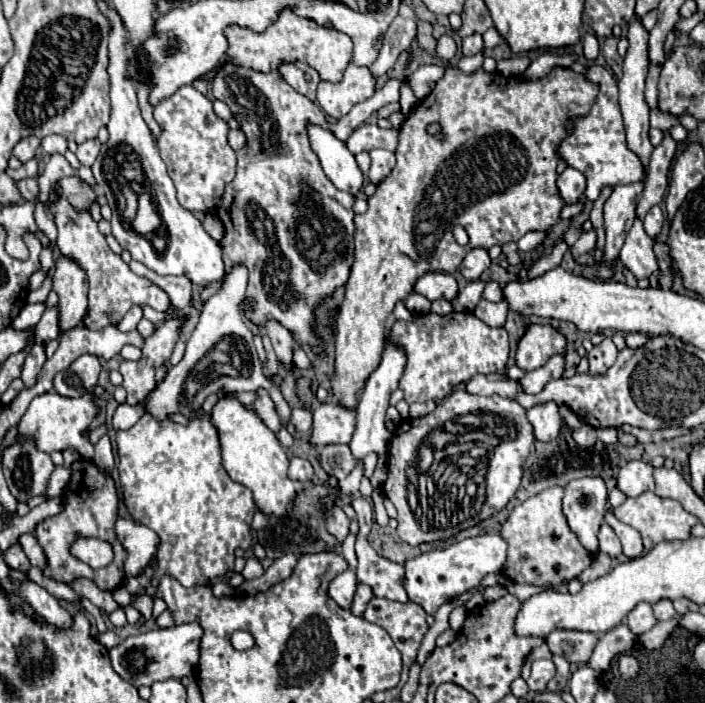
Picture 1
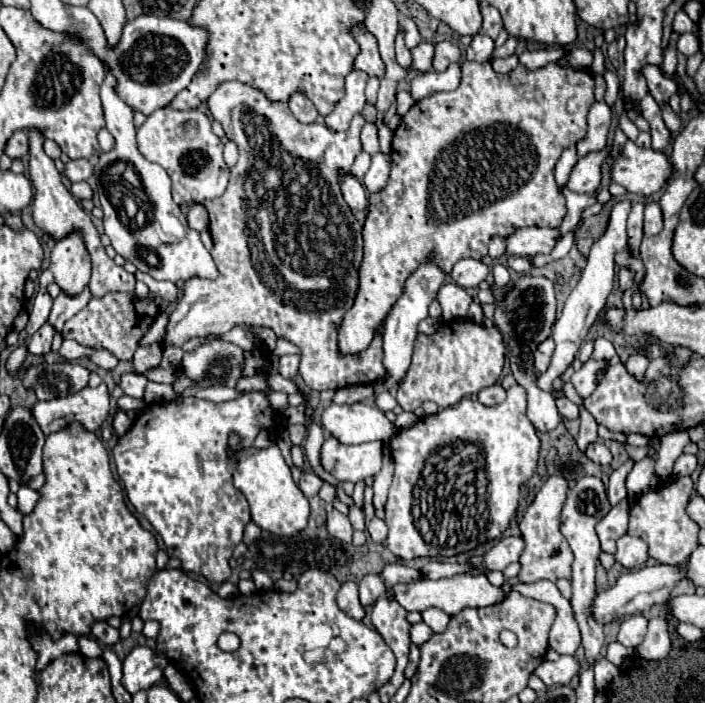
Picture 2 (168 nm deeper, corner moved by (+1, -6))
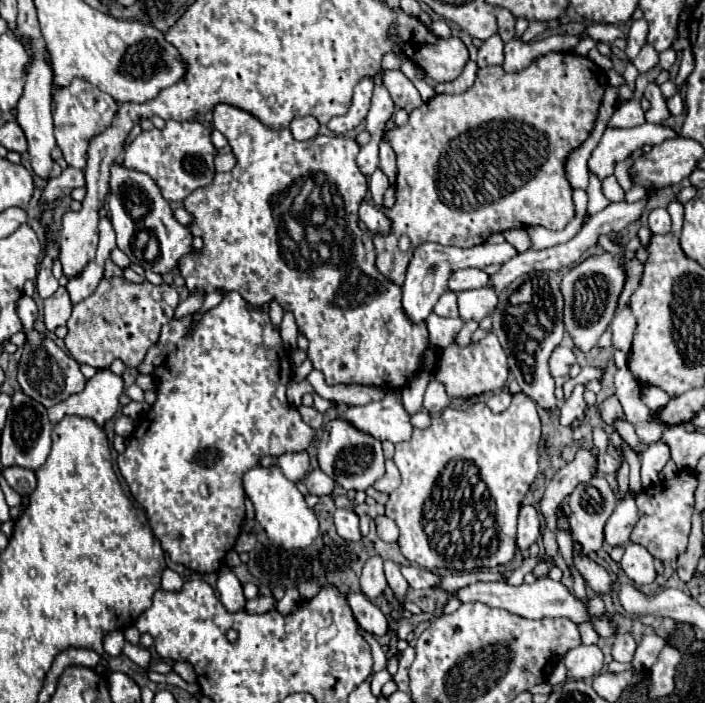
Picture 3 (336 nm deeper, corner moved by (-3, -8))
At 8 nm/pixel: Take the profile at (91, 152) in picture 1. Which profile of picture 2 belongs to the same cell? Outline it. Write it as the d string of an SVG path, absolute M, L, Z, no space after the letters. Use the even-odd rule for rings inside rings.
M71 160L65 164L63 172L71 182L83 182L93 174L93 166L89 160Z

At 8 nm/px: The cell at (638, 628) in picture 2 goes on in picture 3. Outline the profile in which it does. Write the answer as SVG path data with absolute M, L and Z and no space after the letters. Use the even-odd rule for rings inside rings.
M631 632L617 634L615 644L613 644L613 660L617 660L617 662L631 662L631 658L635 654L635 648L637 648L637 642L635 642Z

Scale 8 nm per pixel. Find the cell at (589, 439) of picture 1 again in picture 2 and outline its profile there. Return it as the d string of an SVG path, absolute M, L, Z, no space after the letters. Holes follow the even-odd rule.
M593 442L593 444L589 444L589 448L587 448L587 458L593 460L595 464L607 466L613 456L611 456L609 448L607 448L603 442Z

